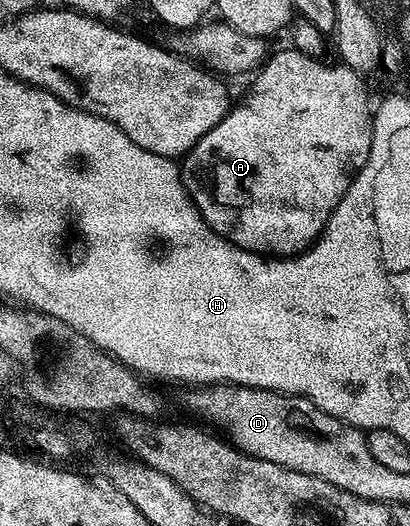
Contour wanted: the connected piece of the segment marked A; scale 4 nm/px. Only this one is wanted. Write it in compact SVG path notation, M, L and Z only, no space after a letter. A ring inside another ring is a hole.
M287 50L278 52L276 56L273 54L255 72L254 78L256 80L253 81L248 96L237 107L235 104L229 110L228 116L222 121L218 121L218 125L214 125L214 129L210 129L210 133L206 133L206 137L202 137L202 141L198 141L198 145L194 145L191 151L183 156L182 162L179 164L180 177L184 181L184 187L194 201L194 205L199 209L208 228L236 247L241 247L244 251L253 251L254 254L265 257L300 255L319 239L328 223L328 218L334 213L338 201L342 201L346 189L352 184L354 174L352 159L362 161L366 157L370 157L370 145L372 144L372 116L374 111L371 106L368 108L368 91L364 88L365 80L361 75L343 65L326 67L328 65L325 62L306 57L301 51Z

